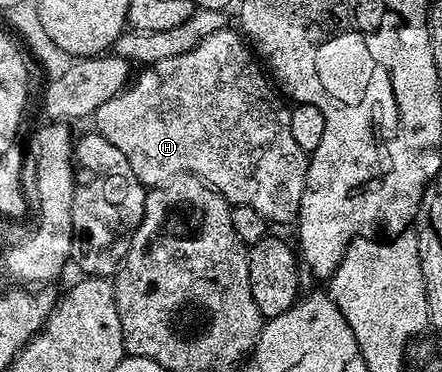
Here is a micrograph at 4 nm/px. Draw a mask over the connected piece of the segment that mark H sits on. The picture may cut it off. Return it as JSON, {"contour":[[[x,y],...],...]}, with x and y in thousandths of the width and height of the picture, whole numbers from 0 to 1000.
{"contour":[[[514,75],[489,86],[480,97],[452,108],[452,118],[443,129],[414,140],[407,151],[380,151],[380,161],[362,161],[353,172],[314,185],[285,239],[274,242],[262,258],[253,258],[253,269],[235,269],[235,280],[226,280],[222,298],[208,309],[210,347],[226,366],[235,366],[235,376],[244,376],[244,387],[256,387],[260,398],[271,398],[271,409],[281,409],[281,430],[290,430],[299,462],[308,462],[308,484],[317,484],[321,497],[333,505],[371,495],[398,468],[441,468],[448,478],[462,481],[480,508],[502,519],[523,554],[579,559],[579,570],[588,570],[588,581],[597,581],[604,599],[611,602],[620,602],[620,597],[663,599],[674,581],[679,527],[692,513],[692,465],[701,427],[695,406],[683,403],[679,387],[670,387],[670,374],[661,368],[656,296],[652,285],[645,285],[649,277],[633,261],[631,245],[622,239],[613,212],[597,196],[595,180],[579,164],[554,99],[536,78],[529,81]]]}

